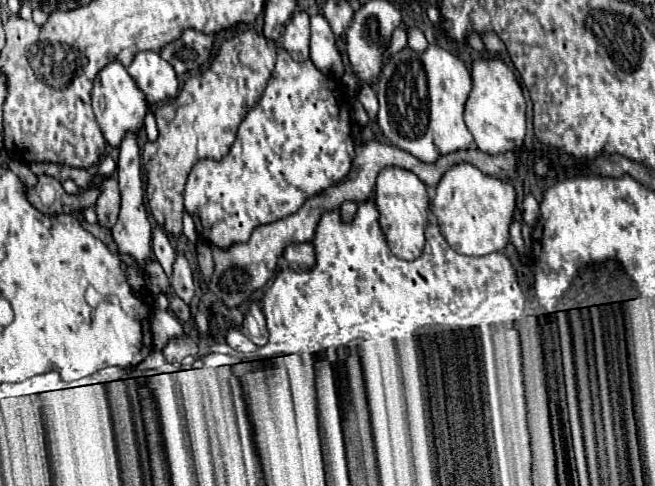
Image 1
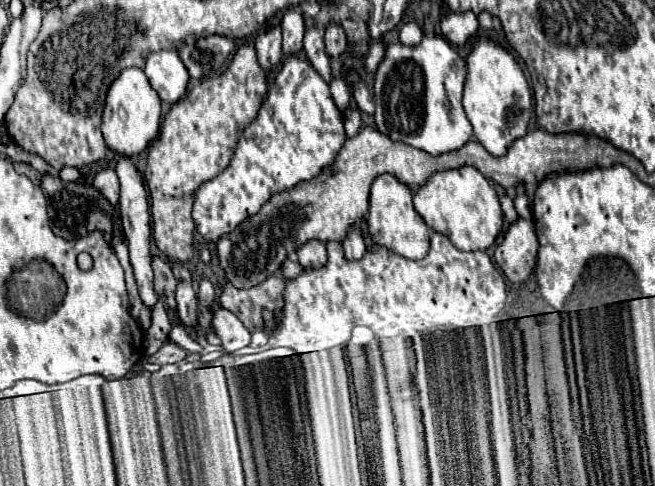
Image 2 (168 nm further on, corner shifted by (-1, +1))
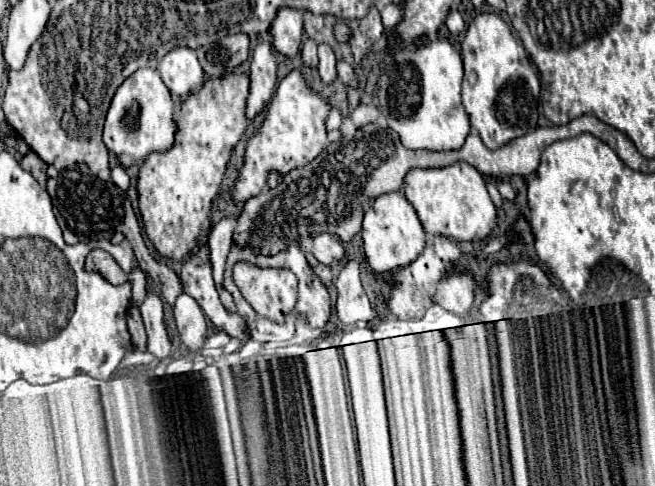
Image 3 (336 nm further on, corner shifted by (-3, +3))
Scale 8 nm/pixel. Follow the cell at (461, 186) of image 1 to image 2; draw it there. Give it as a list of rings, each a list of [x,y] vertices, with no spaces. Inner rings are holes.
[[[457,167],[433,173],[413,195],[413,205],[429,229],[447,235],[461,251],[485,251],[495,243],[503,227],[503,211],[497,191],[475,167]]]

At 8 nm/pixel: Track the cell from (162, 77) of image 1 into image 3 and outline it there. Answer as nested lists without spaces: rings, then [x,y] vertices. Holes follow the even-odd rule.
[[[189,47],[171,49],[157,65],[157,71],[165,83],[165,87],[175,95],[185,99],[189,93],[197,91],[203,81],[203,69],[197,61],[197,55]]]

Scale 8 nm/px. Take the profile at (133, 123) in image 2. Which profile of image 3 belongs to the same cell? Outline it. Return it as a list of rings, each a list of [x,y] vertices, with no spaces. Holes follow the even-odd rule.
[[[137,69],[117,89],[111,107],[107,111],[103,141],[111,153],[119,157],[123,167],[131,167],[135,161],[145,159],[153,151],[165,151],[173,145],[173,101],[171,93],[157,75],[155,69]]]

